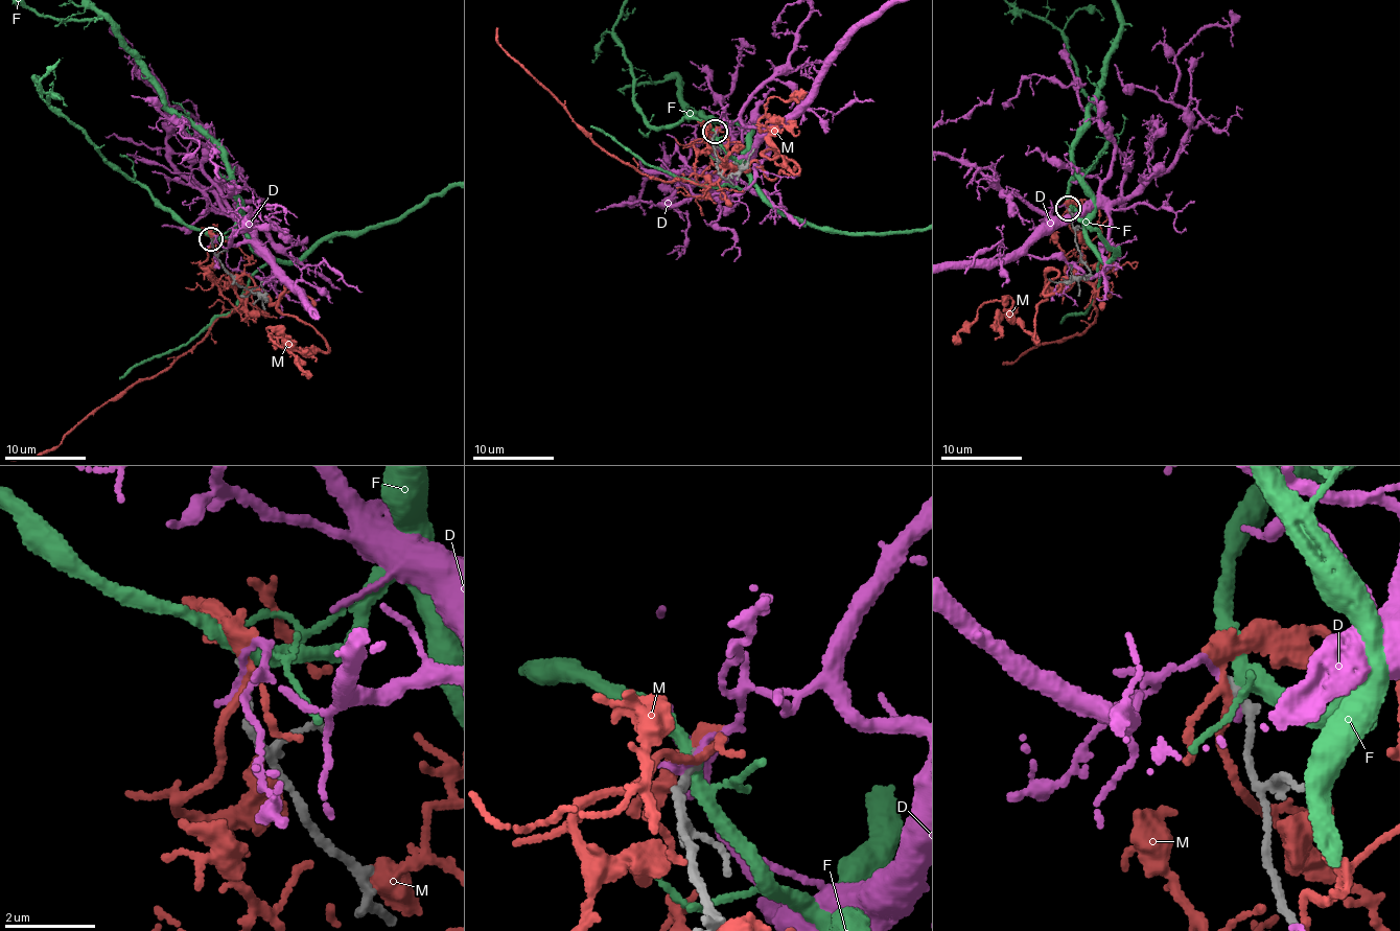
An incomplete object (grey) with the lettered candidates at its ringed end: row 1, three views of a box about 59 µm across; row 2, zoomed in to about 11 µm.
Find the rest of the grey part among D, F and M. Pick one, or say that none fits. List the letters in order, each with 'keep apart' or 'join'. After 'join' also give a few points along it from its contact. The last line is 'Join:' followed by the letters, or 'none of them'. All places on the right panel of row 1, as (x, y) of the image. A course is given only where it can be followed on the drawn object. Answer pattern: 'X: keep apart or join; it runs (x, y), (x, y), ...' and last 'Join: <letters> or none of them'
D: keep apart
F: keep apart
M: keep apart
Join: none of them

